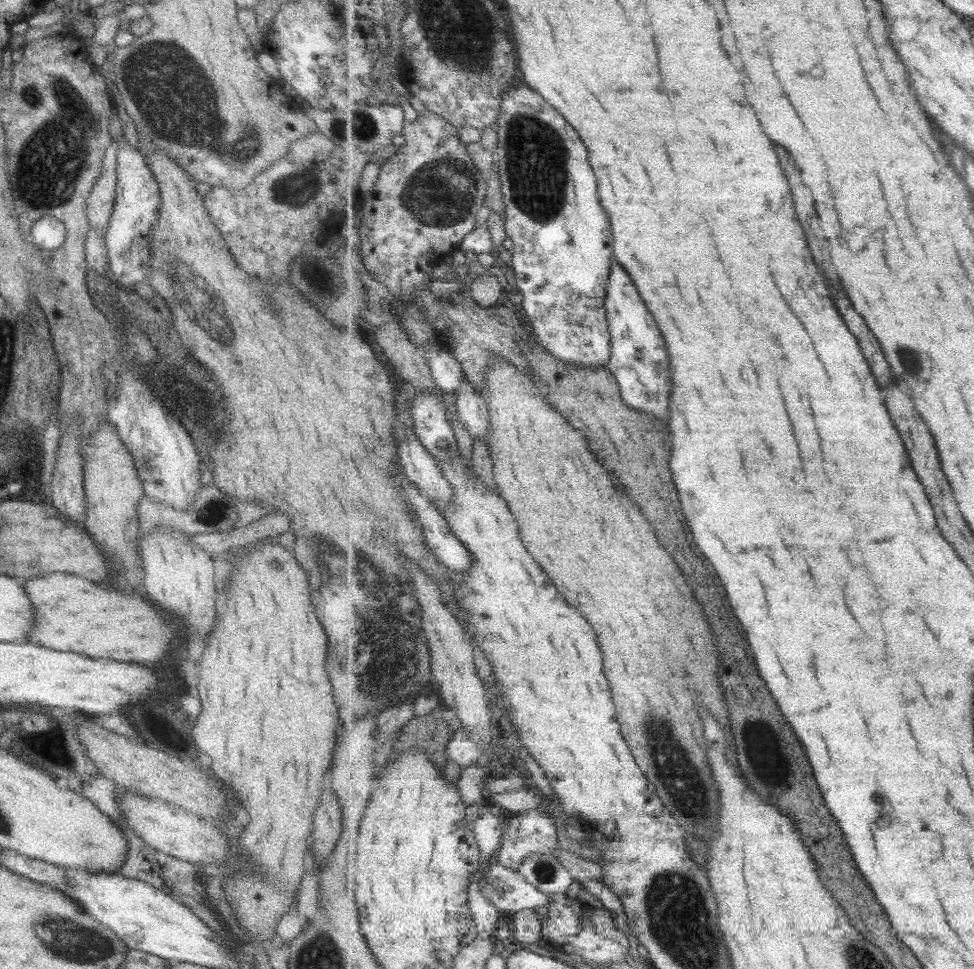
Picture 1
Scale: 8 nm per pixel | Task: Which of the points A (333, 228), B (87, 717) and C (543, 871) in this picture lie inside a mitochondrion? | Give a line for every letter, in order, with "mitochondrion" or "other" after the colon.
A: other
B: other
C: mitochondrion

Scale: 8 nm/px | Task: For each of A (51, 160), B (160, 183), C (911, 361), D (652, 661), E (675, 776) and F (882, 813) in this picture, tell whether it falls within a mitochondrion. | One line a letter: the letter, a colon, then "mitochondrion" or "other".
A: mitochondrion
B: other
C: mitochondrion
D: other
E: mitochondrion
F: mitochondrion

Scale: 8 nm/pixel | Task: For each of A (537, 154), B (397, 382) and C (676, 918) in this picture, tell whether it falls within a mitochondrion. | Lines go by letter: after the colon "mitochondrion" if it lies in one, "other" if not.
A: mitochondrion
B: other
C: mitochondrion

